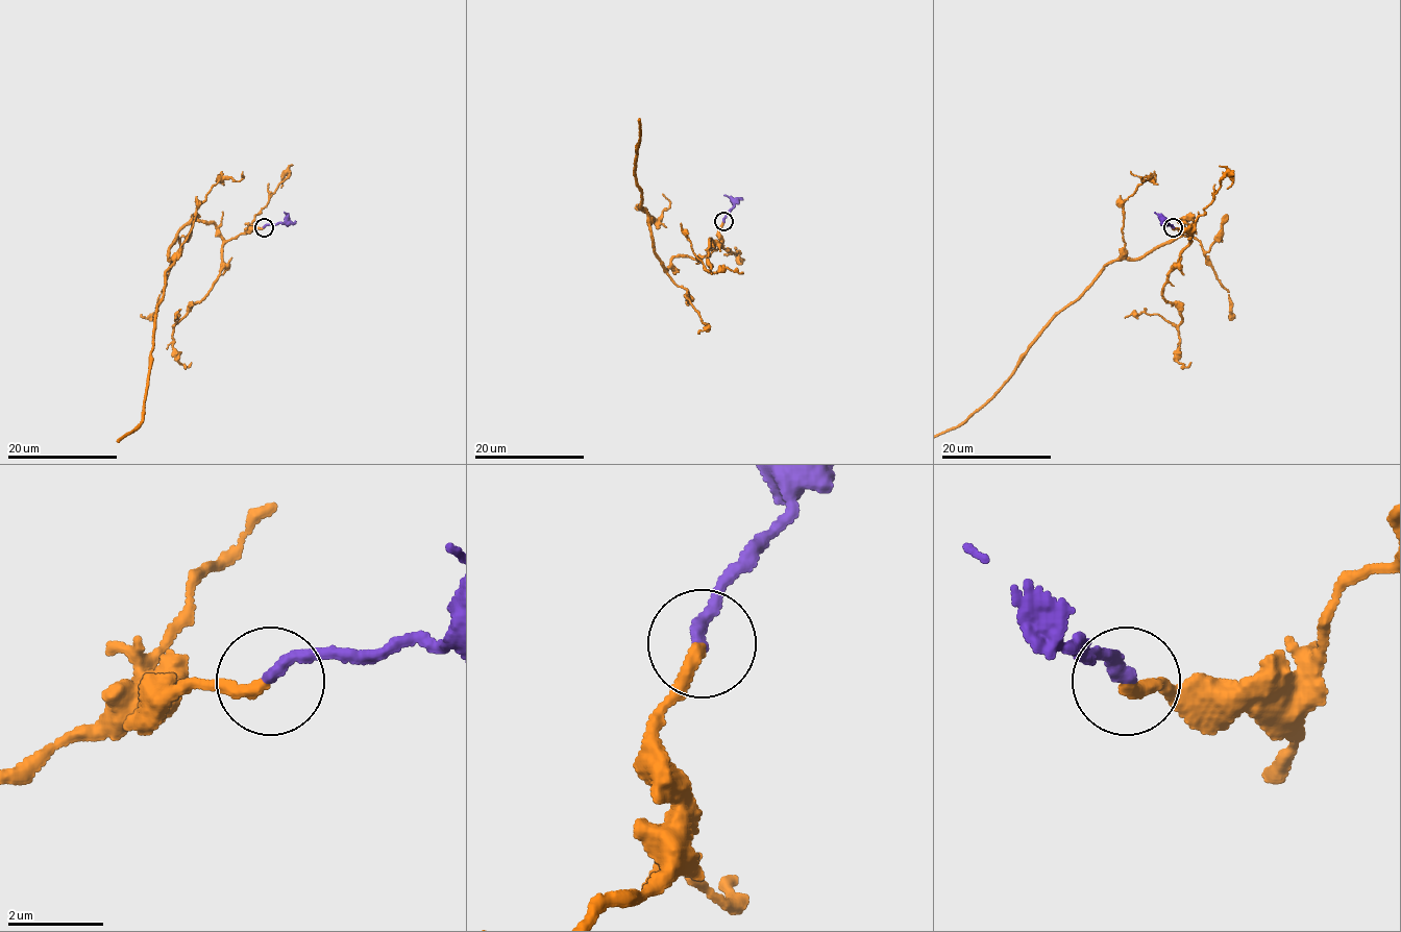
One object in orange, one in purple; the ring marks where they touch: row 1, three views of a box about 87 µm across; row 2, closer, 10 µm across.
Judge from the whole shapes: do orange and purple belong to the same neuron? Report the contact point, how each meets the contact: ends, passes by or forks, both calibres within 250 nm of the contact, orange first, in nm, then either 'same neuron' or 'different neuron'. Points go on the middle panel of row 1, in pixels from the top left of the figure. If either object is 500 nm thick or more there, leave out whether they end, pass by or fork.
at (723, 221); orange ends there; purple ends there; 280 nm thick on the orange side, 300 nm on the other; same neuron

